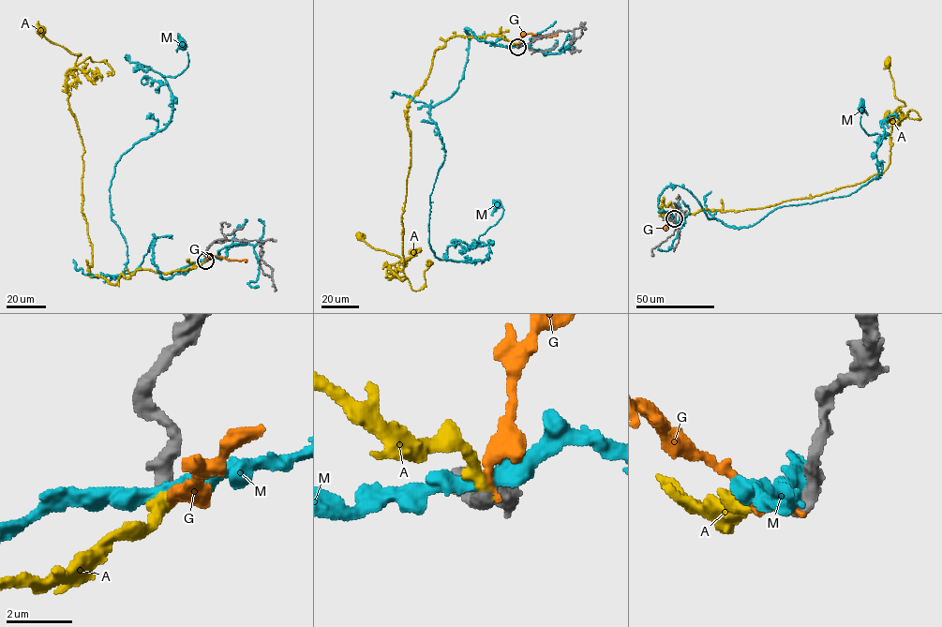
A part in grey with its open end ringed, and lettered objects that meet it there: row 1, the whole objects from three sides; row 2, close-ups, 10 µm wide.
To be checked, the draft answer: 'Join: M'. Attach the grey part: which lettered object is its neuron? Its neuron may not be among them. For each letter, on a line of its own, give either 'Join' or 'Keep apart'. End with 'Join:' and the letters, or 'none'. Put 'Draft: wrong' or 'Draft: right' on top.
Draft: wrong
A: Join
G: Keep apart
M: Keep apart
Join: A

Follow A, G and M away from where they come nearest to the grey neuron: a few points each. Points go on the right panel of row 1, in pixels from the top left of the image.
A: (674, 218), (662, 214), (662, 201), (689, 214), (762, 208), (882, 173), (895, 111), (905, 105), (887, 62)
G: (674, 218), (665, 214), (667, 226), (664, 228)
M: (674, 218), (658, 205), (670, 186), (741, 228), (877, 179), (883, 137), (866, 132), (860, 108)

